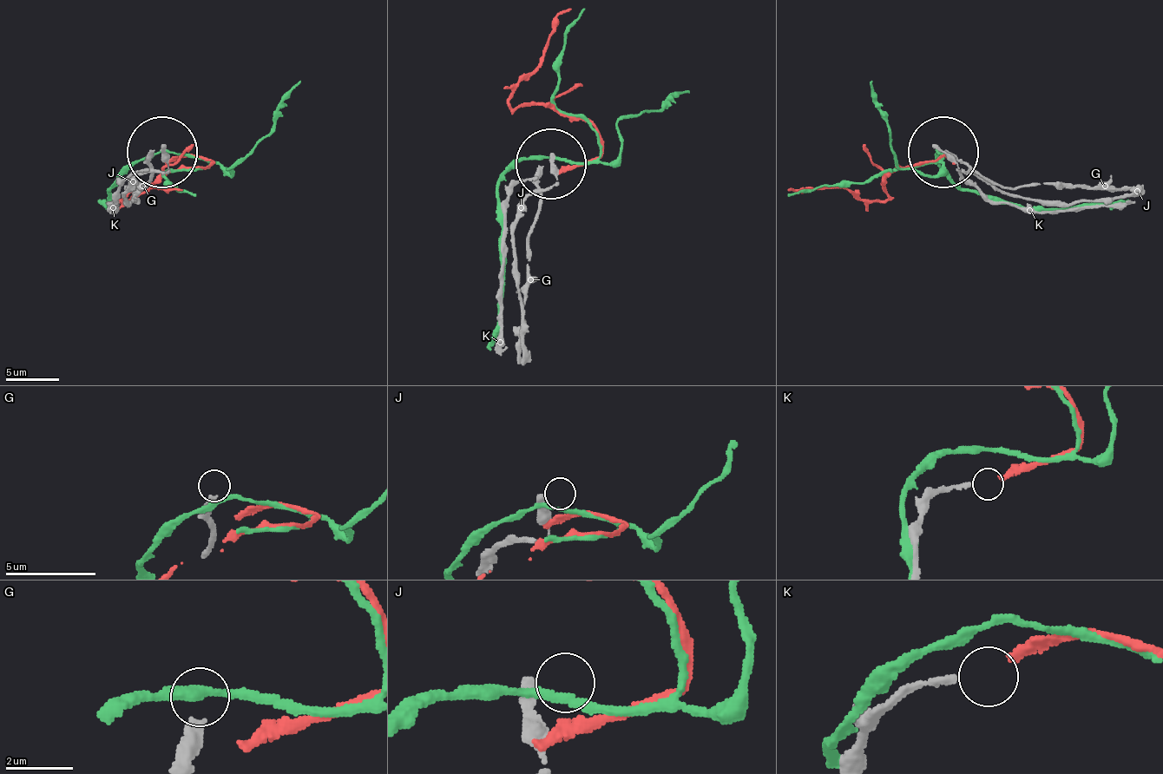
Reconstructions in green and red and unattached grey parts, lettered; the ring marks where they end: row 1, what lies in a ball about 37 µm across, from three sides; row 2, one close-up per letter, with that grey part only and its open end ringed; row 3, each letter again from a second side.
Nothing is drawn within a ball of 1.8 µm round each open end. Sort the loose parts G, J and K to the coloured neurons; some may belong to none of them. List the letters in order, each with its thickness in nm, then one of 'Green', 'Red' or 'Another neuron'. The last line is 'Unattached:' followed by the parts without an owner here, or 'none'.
G: Thickness 360 nm. Another neuron
J: Thickness 380 nm. Another neuron
K: Thickness 220 nm. Red
Unattached: G, J

